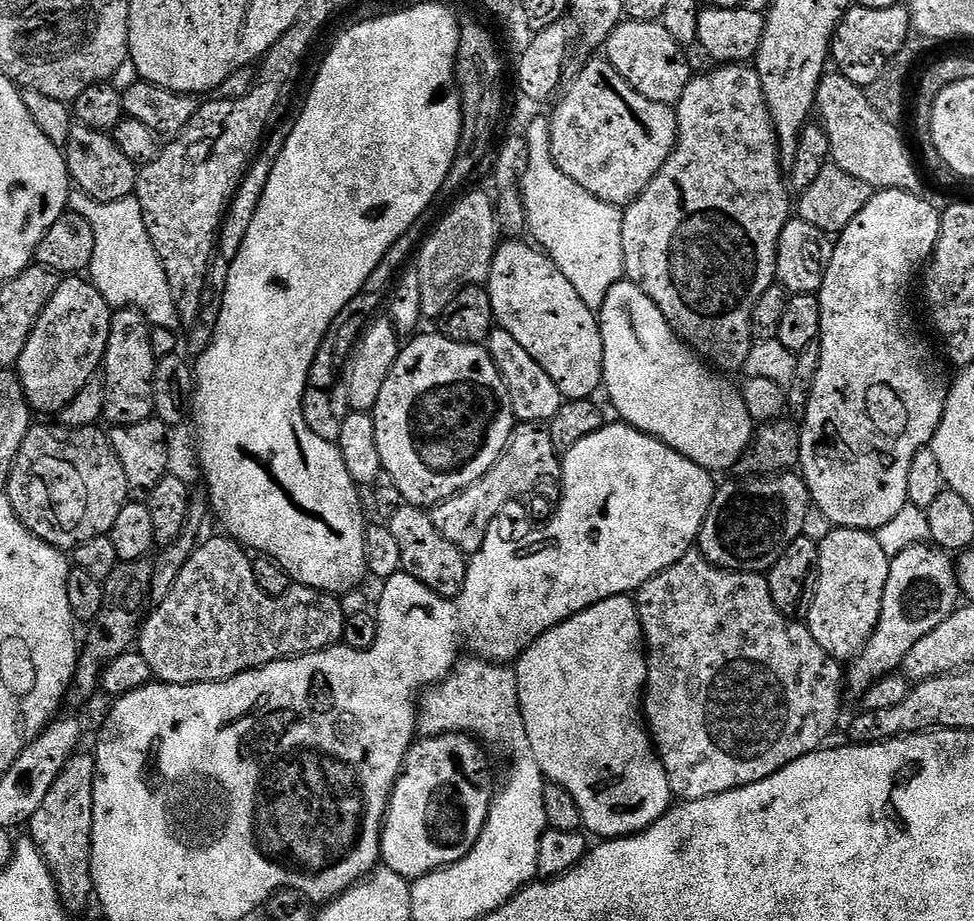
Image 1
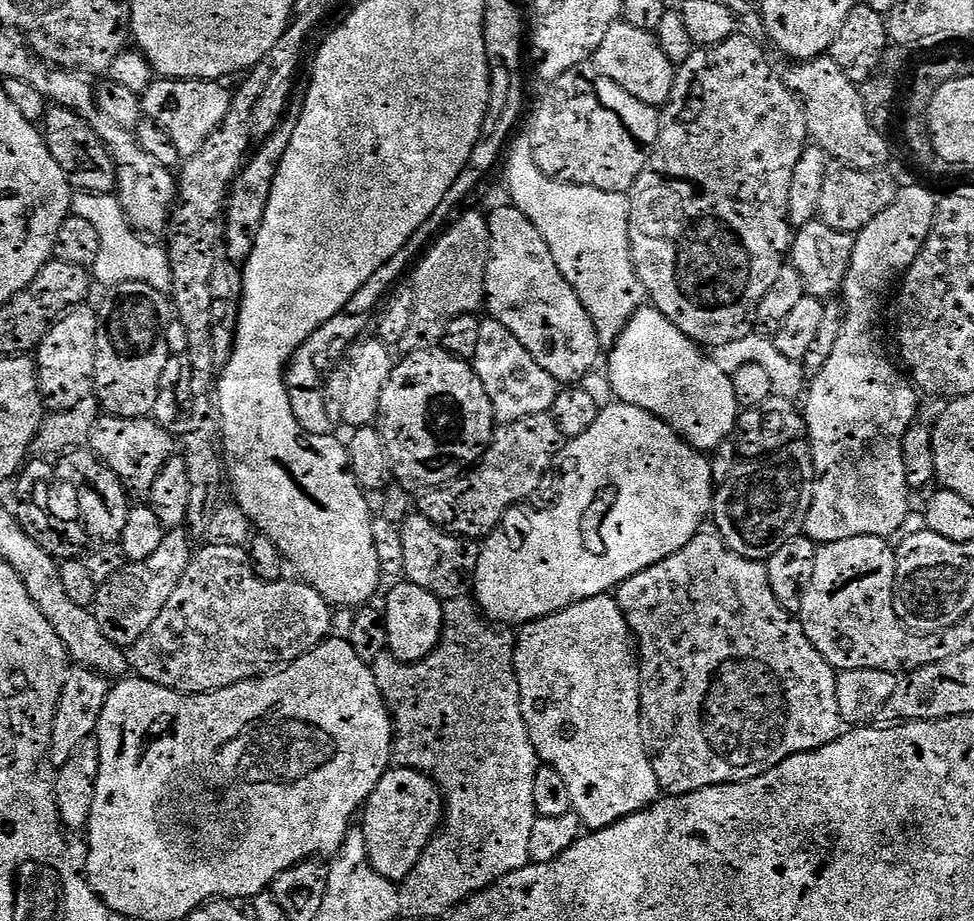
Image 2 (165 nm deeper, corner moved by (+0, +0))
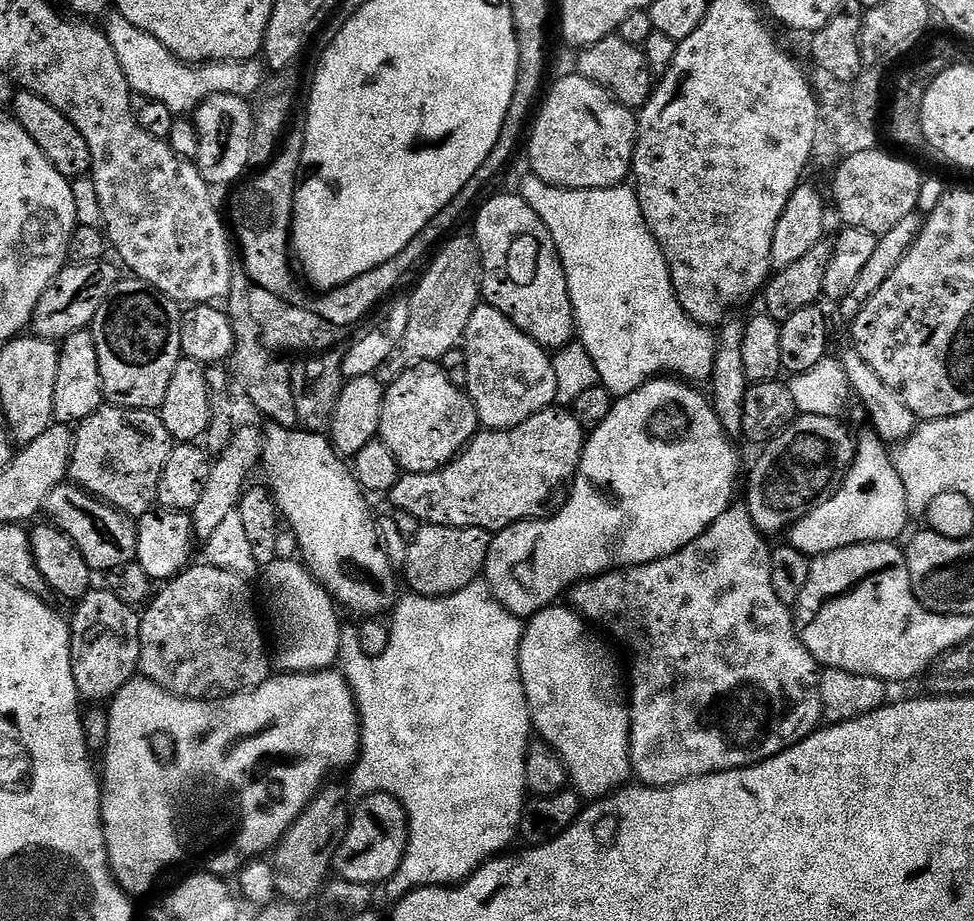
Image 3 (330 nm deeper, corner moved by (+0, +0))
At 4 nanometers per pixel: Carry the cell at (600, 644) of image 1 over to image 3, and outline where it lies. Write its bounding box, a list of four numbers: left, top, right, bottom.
[520,607,633,798]

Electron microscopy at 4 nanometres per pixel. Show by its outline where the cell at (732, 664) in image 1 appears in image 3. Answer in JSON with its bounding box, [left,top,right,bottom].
[570,506,822,788]

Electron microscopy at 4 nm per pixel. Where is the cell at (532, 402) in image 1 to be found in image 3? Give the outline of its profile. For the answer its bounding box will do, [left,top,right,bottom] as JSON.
[462,303,558,429]

